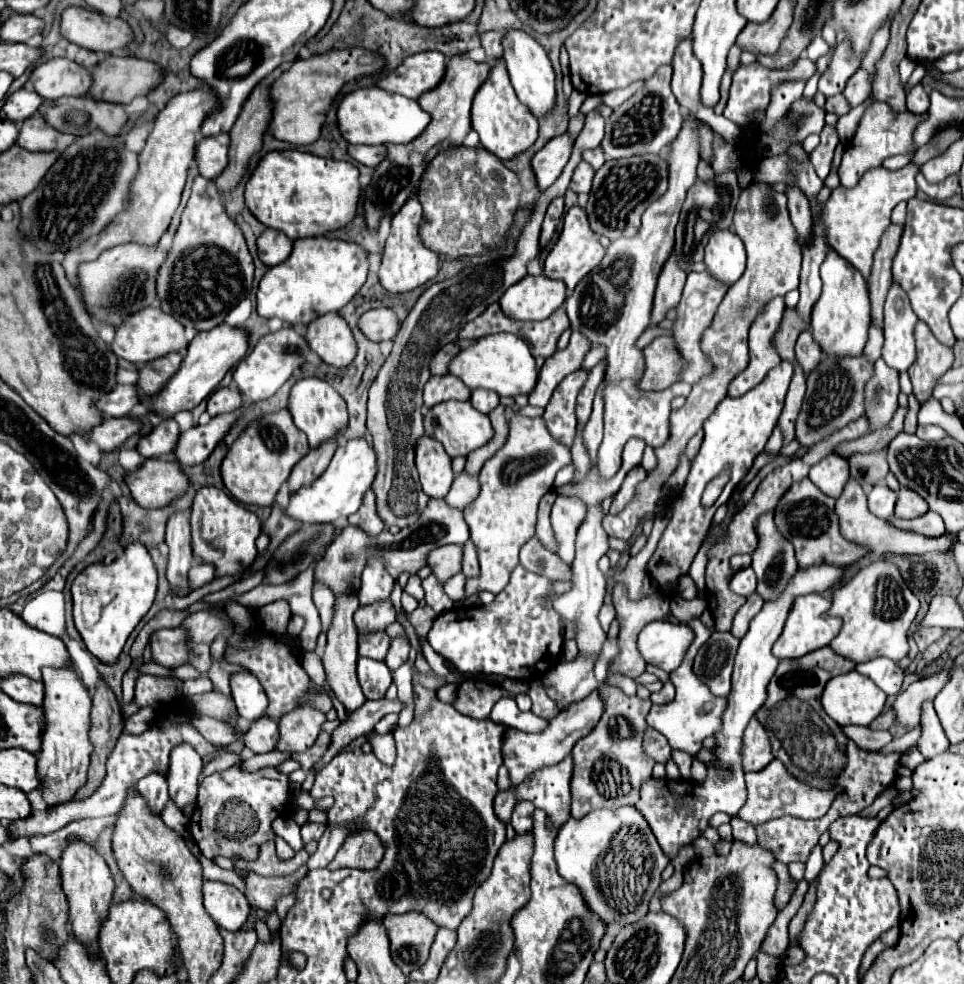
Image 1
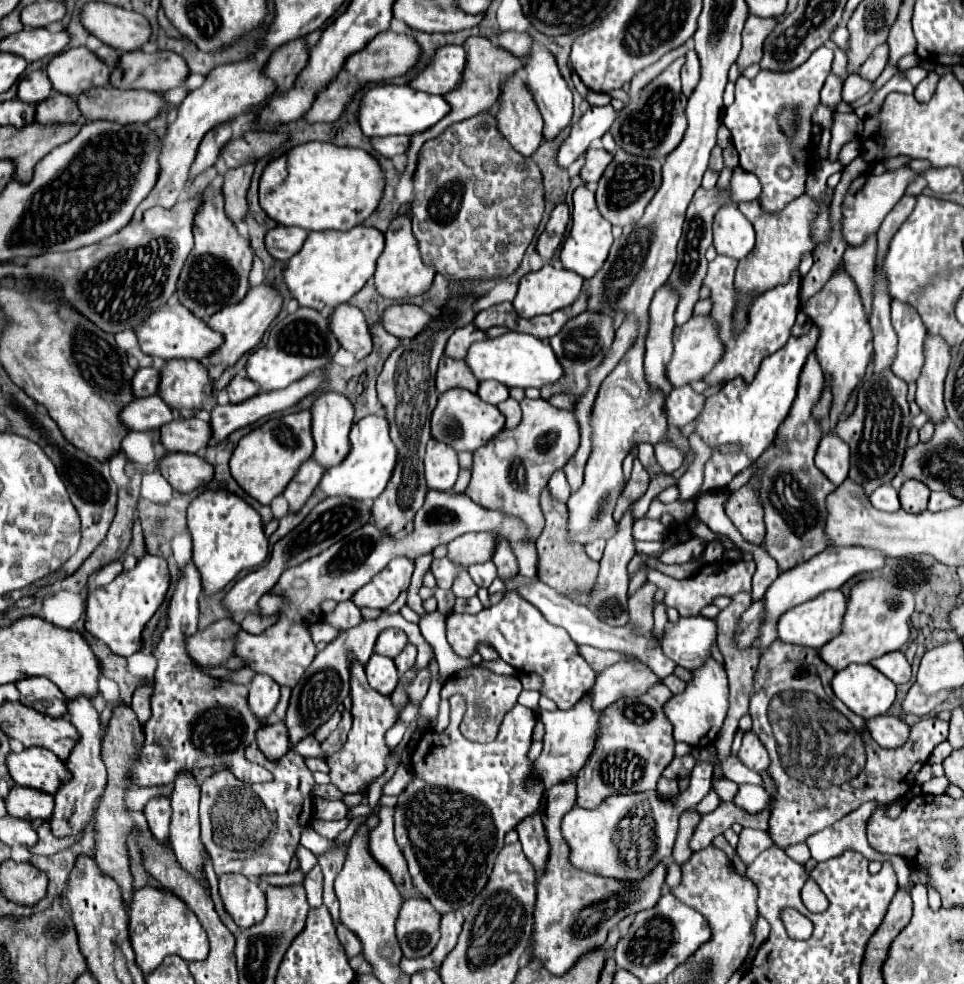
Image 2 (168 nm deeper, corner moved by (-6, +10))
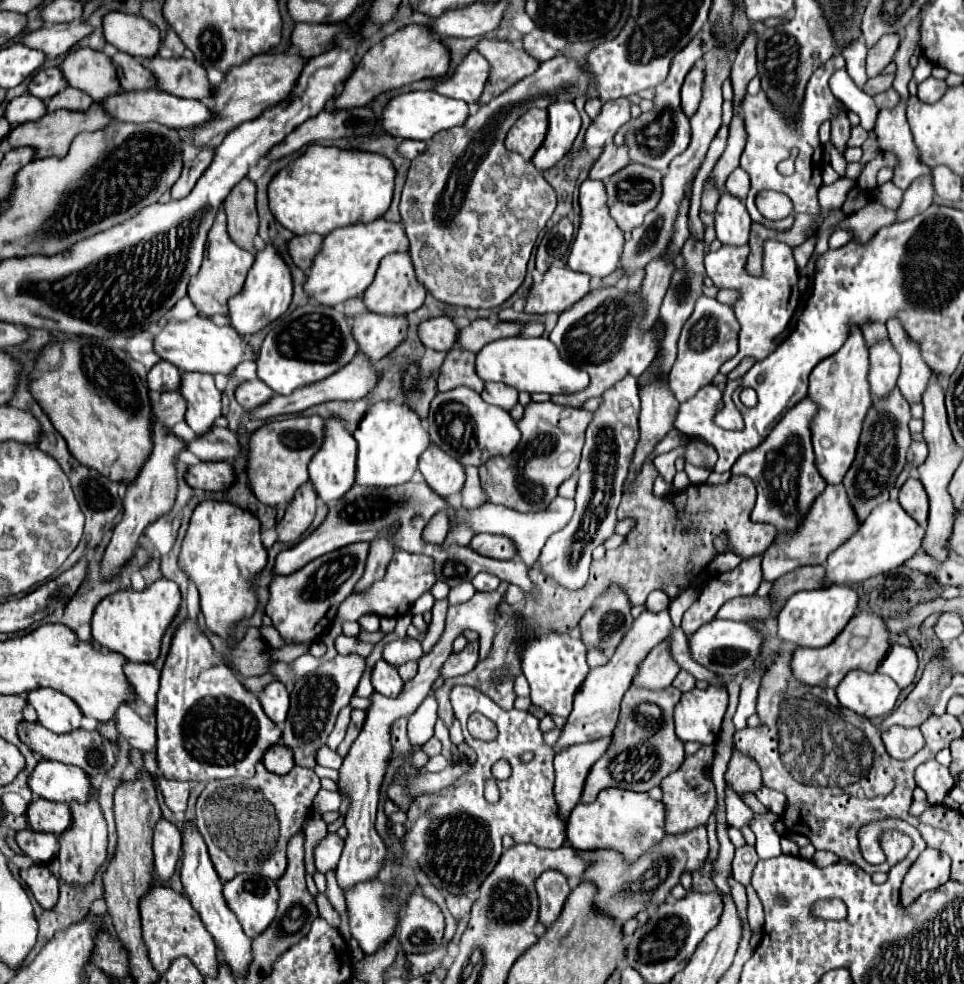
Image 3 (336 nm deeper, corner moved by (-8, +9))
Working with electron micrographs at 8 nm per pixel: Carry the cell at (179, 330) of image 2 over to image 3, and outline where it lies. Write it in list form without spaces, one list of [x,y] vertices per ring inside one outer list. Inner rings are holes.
[[[200,315],[188,321],[170,319],[162,327],[162,331],[156,335],[154,349],[164,361],[174,363],[180,371],[198,371],[198,373],[210,373],[210,375],[216,375],[216,373],[232,375],[238,363],[256,359],[252,347],[246,343],[244,337],[238,335],[234,327],[218,327],[210,319]]]

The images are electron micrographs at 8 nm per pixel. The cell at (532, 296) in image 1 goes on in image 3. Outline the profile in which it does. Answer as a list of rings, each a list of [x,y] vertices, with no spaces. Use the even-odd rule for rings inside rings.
[[[550,267],[540,283],[534,283],[524,313],[564,313],[590,291],[590,277],[568,267]]]

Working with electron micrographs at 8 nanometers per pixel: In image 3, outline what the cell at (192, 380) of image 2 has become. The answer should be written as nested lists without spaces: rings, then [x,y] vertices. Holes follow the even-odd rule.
[[[184,373],[180,393],[188,401],[186,423],[190,429],[196,435],[208,433],[222,415],[222,391],[216,389],[214,377],[206,373]]]

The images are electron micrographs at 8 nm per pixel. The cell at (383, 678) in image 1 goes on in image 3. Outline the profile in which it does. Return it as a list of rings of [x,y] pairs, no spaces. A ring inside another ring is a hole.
[[[378,661],[372,669],[372,685],[384,697],[398,697],[404,687],[404,681],[400,679],[394,665],[388,665],[386,661]]]

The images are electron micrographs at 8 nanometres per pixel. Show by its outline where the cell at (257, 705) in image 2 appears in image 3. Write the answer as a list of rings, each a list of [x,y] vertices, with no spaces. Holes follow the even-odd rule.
[[[274,681],[270,683],[262,693],[260,693],[260,703],[264,713],[274,721],[274,723],[282,723],[286,719],[288,713],[288,705],[290,705],[290,697],[288,697],[288,689],[284,683]]]

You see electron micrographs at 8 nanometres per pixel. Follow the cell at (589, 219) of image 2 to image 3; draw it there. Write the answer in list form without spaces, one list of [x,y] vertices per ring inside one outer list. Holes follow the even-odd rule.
[[[586,179],[580,185],[580,209],[582,209],[582,221],[572,245],[572,253],[568,255],[568,267],[572,267],[572,271],[580,271],[590,277],[606,277],[618,267],[624,247],[624,233],[608,213],[606,189],[602,181]]]

